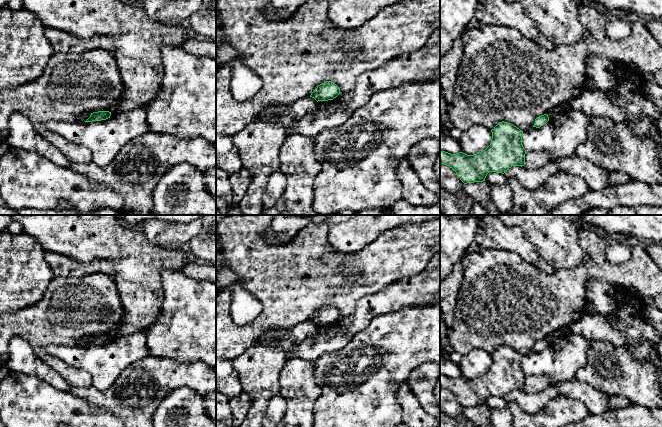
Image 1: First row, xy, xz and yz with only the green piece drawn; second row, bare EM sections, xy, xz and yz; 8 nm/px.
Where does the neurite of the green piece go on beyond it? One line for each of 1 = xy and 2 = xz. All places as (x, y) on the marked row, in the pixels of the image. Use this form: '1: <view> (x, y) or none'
1: none
2: none

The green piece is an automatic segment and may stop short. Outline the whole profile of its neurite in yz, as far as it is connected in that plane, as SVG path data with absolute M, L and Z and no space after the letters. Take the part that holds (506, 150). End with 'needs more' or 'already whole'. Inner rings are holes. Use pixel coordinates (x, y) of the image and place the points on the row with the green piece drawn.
M502 121L491 132L491 143L485 150L474 155L440 150L440 164L452 168L464 184L483 182L489 172L504 174L512 166L524 166L523 131Z | already whole

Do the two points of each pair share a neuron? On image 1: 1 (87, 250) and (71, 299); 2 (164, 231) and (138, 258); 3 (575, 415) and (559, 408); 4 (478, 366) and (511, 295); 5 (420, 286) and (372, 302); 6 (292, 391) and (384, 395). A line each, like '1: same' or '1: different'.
1: different
2: different
3: same
4: different
5: same
6: different

